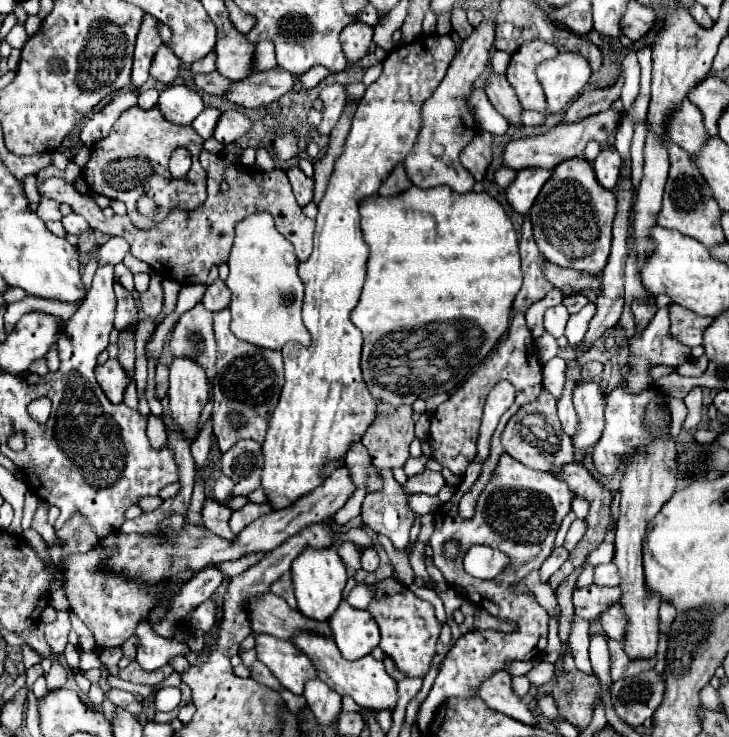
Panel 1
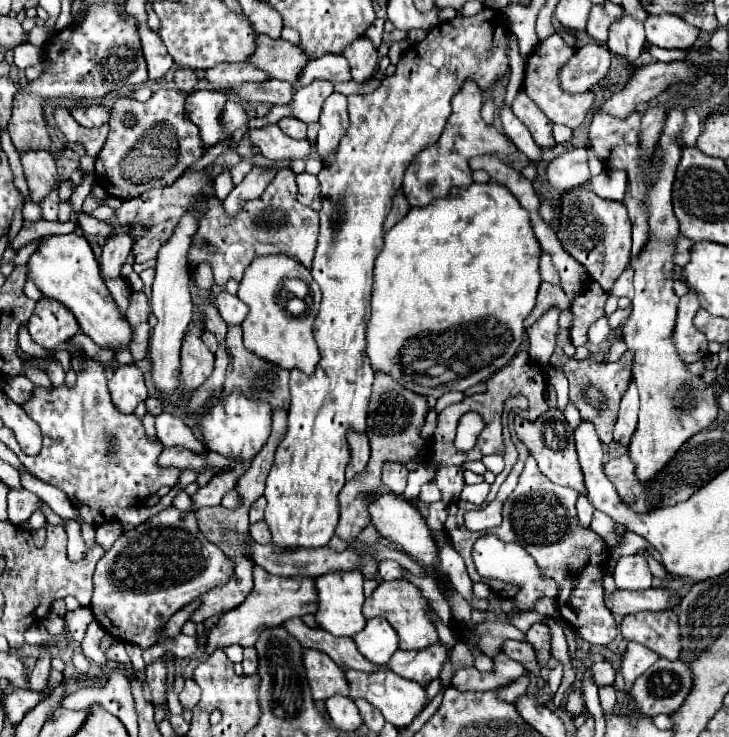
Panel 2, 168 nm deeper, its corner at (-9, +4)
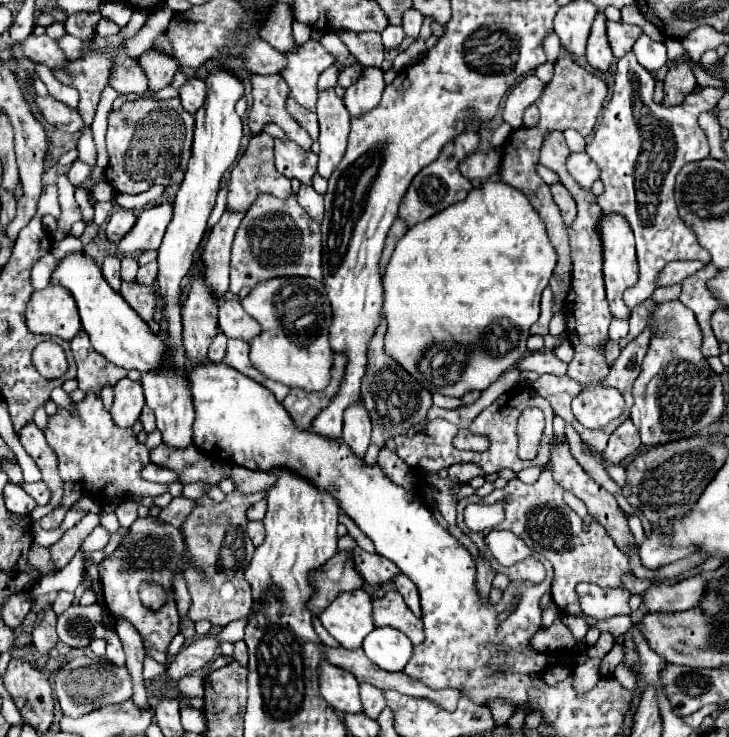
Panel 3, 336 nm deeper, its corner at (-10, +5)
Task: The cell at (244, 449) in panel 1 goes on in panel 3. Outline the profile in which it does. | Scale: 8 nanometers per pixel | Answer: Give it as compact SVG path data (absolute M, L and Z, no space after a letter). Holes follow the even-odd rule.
M177 496L171 500L171 504L167 508L161 510L159 518L163 518L165 522L171 522L173 526L183 526L185 518L191 514L193 508L195 508L195 500L185 498L185 496Z

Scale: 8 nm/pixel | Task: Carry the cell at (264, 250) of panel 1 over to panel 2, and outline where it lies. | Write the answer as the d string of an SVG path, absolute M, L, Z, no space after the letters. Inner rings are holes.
M268 255L258 257L252 261L252 265L246 269L244 279L240 281L238 297L248 305L248 317L242 323L244 329L244 347L258 355L260 359L266 359L268 363L274 363L286 371L300 369L302 373L310 375L314 373L314 367L318 365L320 353L312 335L312 323L314 313L306 313L300 317L292 317L284 305L288 299L292 299L290 291L284 287L284 279L302 279L306 285L310 285L310 291L314 295L314 303L320 301L318 287L306 267L302 267L296 259L288 255Z

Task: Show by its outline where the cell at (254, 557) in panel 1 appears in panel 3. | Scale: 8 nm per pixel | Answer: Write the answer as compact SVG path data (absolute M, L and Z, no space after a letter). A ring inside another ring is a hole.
M147 516L137 518L131 524L129 532L123 536L119 550L99 564L99 580L103 586L103 600L107 612L113 618L123 618L131 622L141 634L145 650L167 652L169 642L175 634L179 634L179 616L173 602L173 578L175 574L185 574L185 568L189 566L185 550L187 546L181 528L175 528L157 516ZM143 582L155 582L165 590L167 602L159 610L151 610L141 602L139 588Z

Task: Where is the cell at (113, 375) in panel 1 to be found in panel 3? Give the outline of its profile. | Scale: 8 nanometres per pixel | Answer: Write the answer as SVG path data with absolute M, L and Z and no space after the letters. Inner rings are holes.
M121 378L115 384L115 400L111 406L111 416L117 426L133 426L135 420L141 414L141 408L145 404L143 390L139 382L133 382L129 378Z

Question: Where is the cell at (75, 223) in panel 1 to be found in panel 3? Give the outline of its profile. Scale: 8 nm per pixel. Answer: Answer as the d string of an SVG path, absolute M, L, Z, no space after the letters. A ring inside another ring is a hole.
M117 210L115 214L111 214L109 222L105 224L105 234L111 242L119 242L119 238L123 238L123 234L127 234L127 230L131 230L131 226L135 224L135 214L129 210Z

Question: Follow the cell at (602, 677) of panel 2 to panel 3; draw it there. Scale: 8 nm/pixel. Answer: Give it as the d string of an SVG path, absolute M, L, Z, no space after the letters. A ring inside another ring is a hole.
M619 664L613 672L613 676L619 680L619 684L627 690L633 690L637 686L637 680L635 680L635 674L625 666L625 664Z

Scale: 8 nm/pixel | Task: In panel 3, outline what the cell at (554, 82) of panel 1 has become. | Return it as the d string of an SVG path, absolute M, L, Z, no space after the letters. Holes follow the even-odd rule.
M599 12L595 22L593 22L585 56L587 56L587 62L591 64L591 68L599 70L599 72L607 72L613 64L613 52L611 52L611 46L607 42L607 34L605 34L603 12Z

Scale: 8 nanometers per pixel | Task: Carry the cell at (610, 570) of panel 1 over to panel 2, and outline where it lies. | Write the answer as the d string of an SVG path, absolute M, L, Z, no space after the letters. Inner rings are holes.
M644 555L620 557L614 567L614 579L618 589L642 591L652 587L652 573Z

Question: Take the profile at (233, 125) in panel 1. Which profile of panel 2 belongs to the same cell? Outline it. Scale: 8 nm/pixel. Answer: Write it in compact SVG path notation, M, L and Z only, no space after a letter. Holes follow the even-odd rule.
M268 125L264 129L250 129L250 141L262 151L262 155L276 165L286 165L294 159L306 159L312 153L308 141L294 141L284 135L278 125Z

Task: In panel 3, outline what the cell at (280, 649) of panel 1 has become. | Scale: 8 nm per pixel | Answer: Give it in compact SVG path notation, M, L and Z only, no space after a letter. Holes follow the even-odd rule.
M325 660L319 664L319 692L339 712L363 712L355 676Z

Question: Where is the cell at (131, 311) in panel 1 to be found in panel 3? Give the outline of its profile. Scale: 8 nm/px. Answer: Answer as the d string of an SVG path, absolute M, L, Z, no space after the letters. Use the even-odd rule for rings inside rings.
M107 256L107 258L105 258L105 262L103 262L103 266L101 266L101 270L103 270L103 276L105 276L107 284L109 284L115 292L119 292L119 290L121 290L119 262L121 262L121 260L119 260L117 256Z

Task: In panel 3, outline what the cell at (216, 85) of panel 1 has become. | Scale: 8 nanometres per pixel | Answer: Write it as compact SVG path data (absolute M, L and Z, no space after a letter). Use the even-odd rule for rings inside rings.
M287 98L287 112L297 120L297 124L299 126L303 126L309 134L311 134L311 138L313 140L317 140L317 136L319 136L319 124L317 124L317 114L315 112L311 112L311 110L307 110L307 108L303 108L303 106L299 106L297 102L295 102L295 98Z

